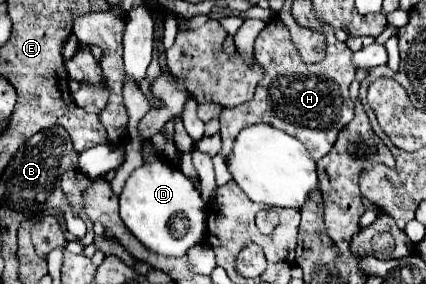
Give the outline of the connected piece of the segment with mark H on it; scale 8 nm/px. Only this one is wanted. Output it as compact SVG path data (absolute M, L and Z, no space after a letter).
M274 18L258 34L254 44L254 58L264 68L264 78L256 86L256 94L250 102L244 102L236 108L224 108L220 114L220 136L222 136L222 156L226 158L232 152L238 132L246 126L264 122L278 130L288 132L298 138L314 160L320 160L334 146L338 132L354 118L354 102L350 100L348 86L354 80L356 68L350 58L352 52L344 42L338 42L334 28L326 22L320 22L320 30L326 34L328 52L326 58L318 64L304 64L290 42L288 30L284 24Z

